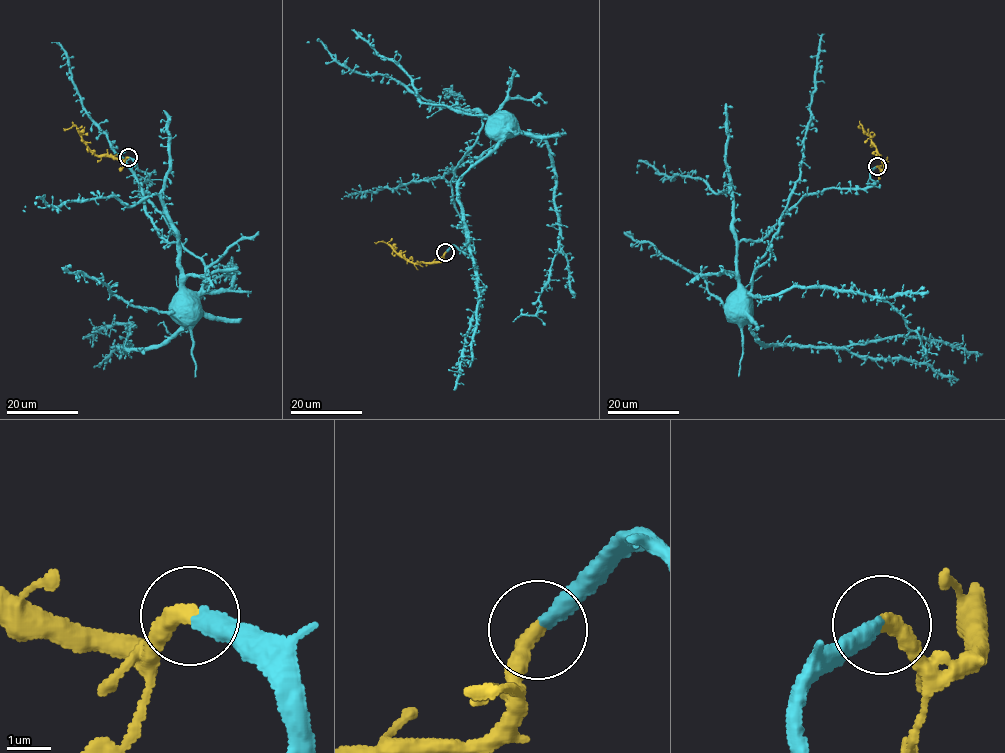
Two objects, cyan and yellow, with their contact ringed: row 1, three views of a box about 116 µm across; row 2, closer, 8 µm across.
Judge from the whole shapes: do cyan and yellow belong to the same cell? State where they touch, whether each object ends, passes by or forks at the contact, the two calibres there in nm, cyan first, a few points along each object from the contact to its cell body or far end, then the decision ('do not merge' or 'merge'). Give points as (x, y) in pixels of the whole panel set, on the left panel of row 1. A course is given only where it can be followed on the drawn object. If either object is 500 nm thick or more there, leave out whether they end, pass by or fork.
(128, 157) | cyan ends | yellow ends | 400/400 nm | cyan via (128, 157), (149, 178), (144, 182), (141, 194), (155, 229), (168, 242), (177, 244), (180, 290), (187, 307) | yellow via (128, 157), (121, 160), (96, 155), (76, 126), (63, 130) | merge

